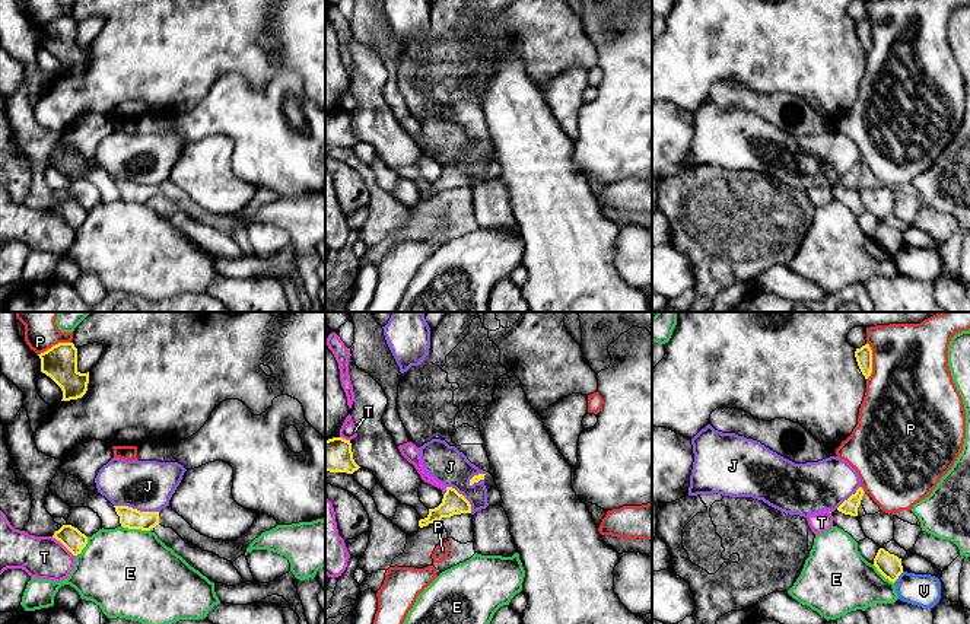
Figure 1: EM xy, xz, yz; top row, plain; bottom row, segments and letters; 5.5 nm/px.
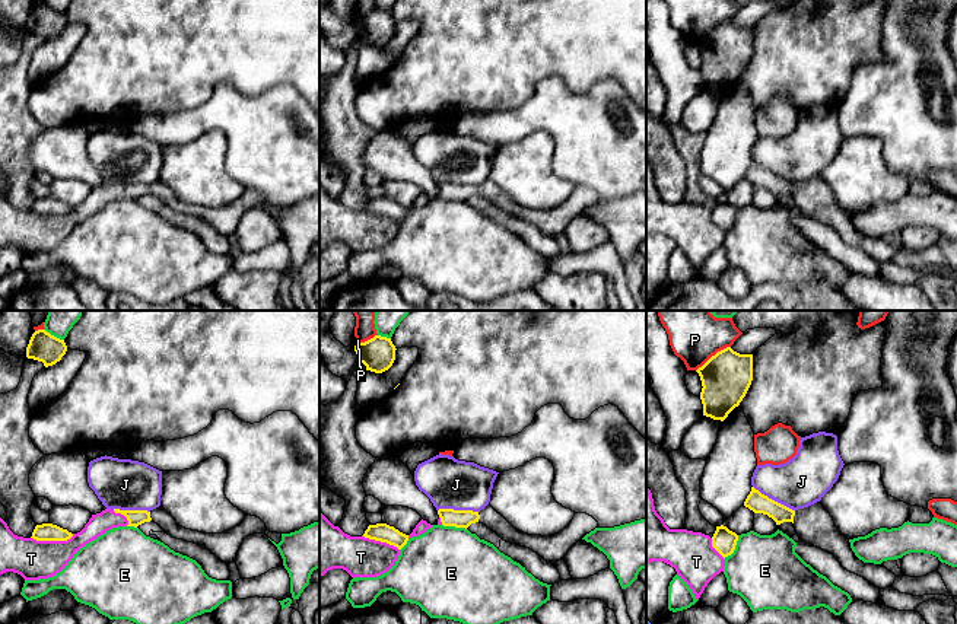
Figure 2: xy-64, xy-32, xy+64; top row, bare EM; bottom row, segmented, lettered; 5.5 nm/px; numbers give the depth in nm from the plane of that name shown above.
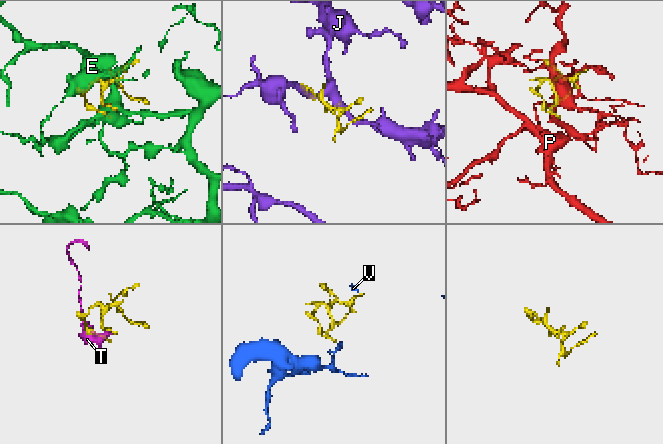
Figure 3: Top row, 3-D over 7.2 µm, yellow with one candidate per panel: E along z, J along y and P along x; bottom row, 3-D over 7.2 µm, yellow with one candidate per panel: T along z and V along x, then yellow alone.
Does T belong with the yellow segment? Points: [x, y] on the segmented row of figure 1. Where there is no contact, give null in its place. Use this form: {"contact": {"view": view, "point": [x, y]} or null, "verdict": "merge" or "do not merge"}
{"contact": {"view": "xy", "point": [63, 544]}, "verdict": "merge"}

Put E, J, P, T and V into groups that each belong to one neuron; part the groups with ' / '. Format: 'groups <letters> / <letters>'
groups E / J / P / T / V

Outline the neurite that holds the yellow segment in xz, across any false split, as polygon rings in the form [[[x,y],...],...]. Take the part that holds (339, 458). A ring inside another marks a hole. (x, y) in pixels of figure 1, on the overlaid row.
[[[343,437],[325,440],[325,471],[353,474],[359,468],[353,459],[350,440]]]

